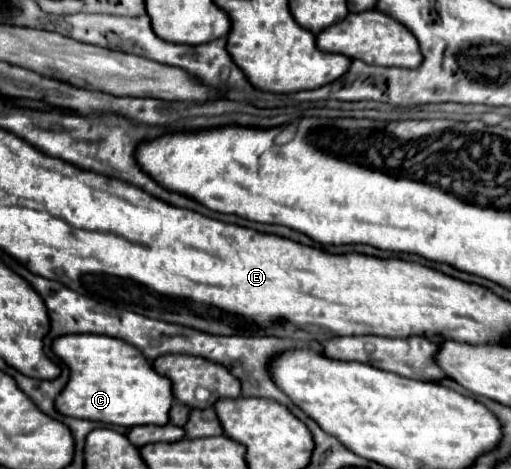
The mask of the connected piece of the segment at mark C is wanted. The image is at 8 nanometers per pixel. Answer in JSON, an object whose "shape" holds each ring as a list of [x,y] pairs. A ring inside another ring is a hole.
{"shape":[[[62,335],[54,339],[52,351],[70,369],[70,381],[60,391],[60,395],[54,399],[54,407],[58,413],[66,417],[102,421],[108,425],[122,425],[122,427],[166,425],[168,423],[168,409],[174,401],[172,391],[170,391],[170,381],[158,375],[152,369],[152,365],[144,357],[140,357],[140,351],[136,351],[136,347],[120,339],[108,339],[108,335]]]}

